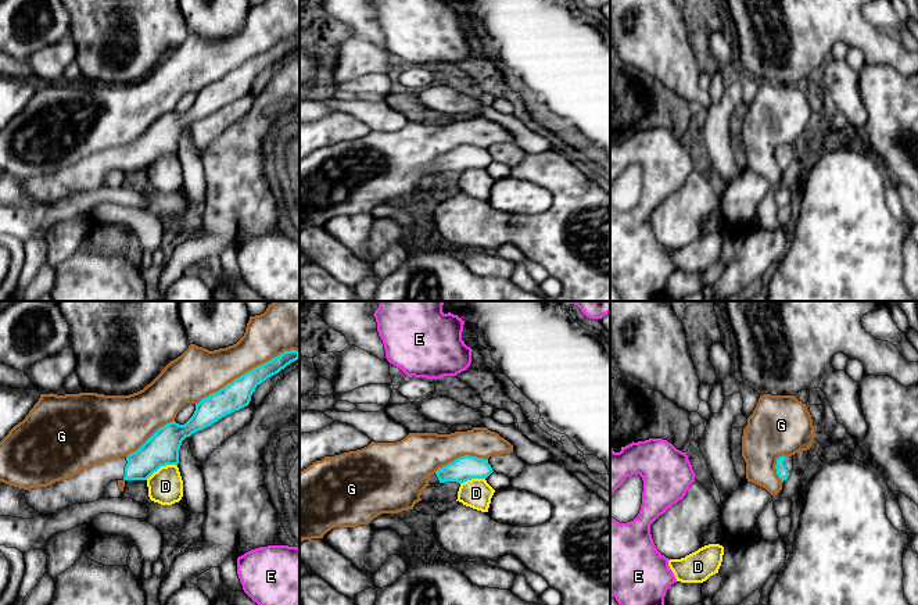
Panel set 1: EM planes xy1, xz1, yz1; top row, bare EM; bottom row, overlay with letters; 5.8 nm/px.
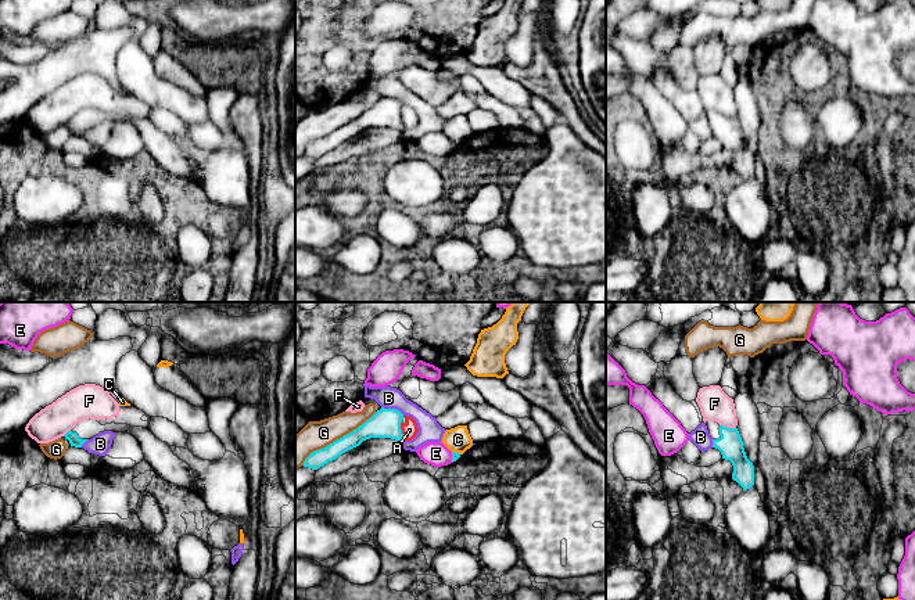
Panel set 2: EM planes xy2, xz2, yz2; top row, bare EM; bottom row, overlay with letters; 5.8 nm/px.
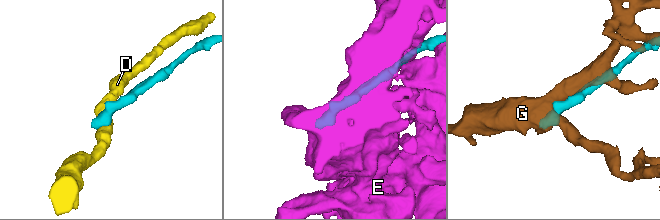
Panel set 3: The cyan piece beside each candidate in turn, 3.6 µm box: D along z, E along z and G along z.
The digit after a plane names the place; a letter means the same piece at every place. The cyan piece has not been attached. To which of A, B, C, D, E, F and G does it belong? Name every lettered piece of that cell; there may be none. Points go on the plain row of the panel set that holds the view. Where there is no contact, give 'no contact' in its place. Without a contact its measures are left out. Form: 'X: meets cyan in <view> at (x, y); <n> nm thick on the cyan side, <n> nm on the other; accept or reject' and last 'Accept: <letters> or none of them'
A: meets cyan in xz2 at (401, 121); 180 nm thick on the cyan side, 90 nm on the other; reject
B: meets cyan in xz2 at (393, 99); 180 nm thick on the cyan side, 130 nm on the other; reject
C: meets cyan in xz2 at (455, 142); 50 nm thick on the cyan side, 150 nm on the other; reject
D: meets cyan in xy1 at (161, 154); 190 nm thick on the cyan side, 200 nm on the other; reject
E: meets cyan in xz2 at (452, 147); 50 nm thick on the cyan side, 140 nm on the other; reject
F: meets cyan in yz2 at (727, 117); 140 nm thick on the cyan side, 180 nm on the other; reject
G: meets cyan in xy1 at (248, 60); 160 nm thick on the cyan side, 260 nm on the other; reject
Accept: none of them

